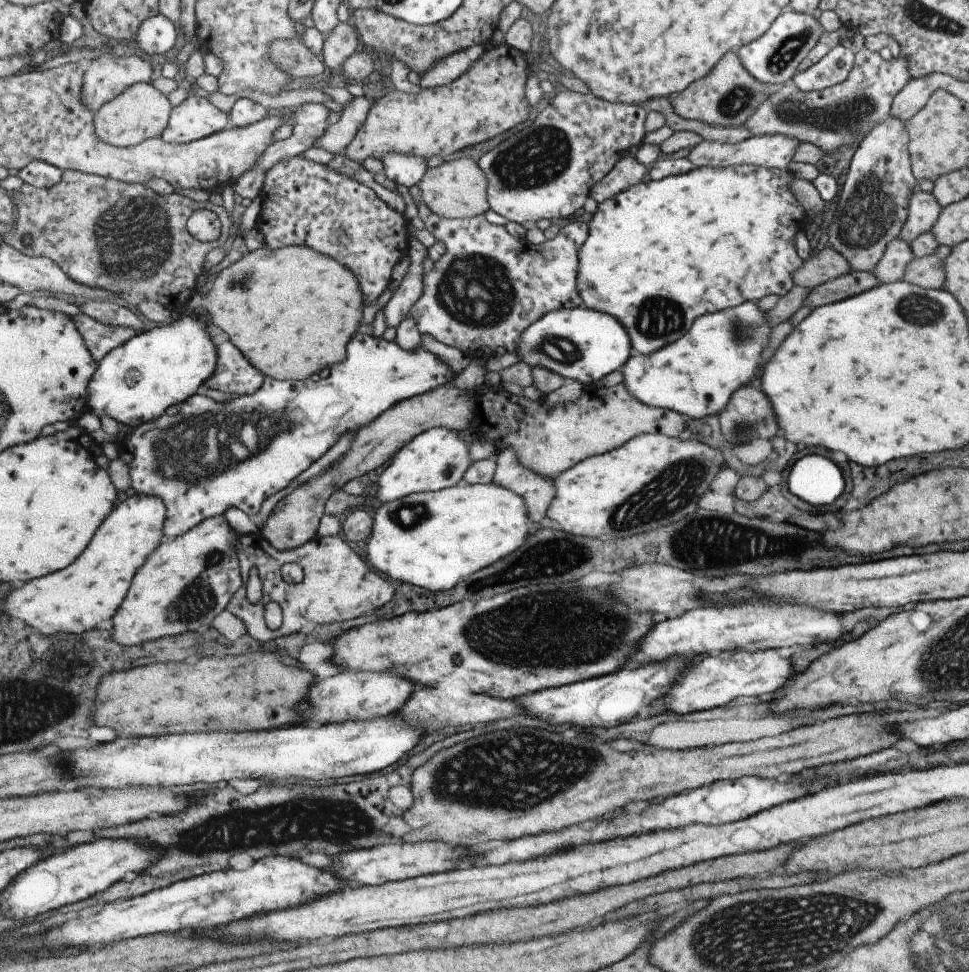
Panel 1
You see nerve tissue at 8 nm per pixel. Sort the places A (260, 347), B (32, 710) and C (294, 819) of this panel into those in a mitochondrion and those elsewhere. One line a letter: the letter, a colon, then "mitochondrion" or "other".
A: other
B: mitochondrion
C: mitochondrion

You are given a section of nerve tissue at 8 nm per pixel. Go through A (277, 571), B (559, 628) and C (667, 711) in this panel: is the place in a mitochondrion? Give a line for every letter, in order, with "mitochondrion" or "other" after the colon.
A: other
B: mitochondrion
C: other

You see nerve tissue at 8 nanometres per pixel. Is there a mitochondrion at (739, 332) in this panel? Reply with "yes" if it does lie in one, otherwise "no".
yes

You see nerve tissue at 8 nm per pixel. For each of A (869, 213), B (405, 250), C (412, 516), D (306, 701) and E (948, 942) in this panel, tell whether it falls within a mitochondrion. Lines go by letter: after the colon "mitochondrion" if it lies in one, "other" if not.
A: mitochondrion
B: other
C: mitochondrion
D: other
E: mitochondrion

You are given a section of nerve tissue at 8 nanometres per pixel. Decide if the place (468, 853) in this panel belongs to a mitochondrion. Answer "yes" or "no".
no

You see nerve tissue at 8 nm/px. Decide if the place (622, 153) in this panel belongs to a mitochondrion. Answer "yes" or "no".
no

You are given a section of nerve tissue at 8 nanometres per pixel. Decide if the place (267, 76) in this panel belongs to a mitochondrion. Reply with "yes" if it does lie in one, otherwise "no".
yes

